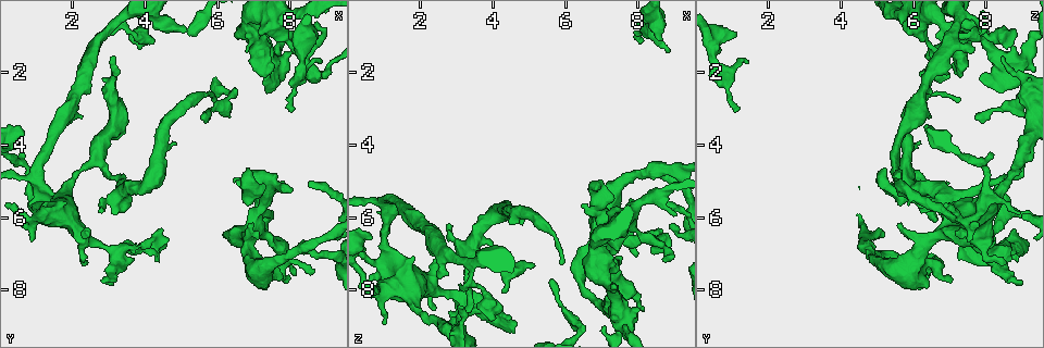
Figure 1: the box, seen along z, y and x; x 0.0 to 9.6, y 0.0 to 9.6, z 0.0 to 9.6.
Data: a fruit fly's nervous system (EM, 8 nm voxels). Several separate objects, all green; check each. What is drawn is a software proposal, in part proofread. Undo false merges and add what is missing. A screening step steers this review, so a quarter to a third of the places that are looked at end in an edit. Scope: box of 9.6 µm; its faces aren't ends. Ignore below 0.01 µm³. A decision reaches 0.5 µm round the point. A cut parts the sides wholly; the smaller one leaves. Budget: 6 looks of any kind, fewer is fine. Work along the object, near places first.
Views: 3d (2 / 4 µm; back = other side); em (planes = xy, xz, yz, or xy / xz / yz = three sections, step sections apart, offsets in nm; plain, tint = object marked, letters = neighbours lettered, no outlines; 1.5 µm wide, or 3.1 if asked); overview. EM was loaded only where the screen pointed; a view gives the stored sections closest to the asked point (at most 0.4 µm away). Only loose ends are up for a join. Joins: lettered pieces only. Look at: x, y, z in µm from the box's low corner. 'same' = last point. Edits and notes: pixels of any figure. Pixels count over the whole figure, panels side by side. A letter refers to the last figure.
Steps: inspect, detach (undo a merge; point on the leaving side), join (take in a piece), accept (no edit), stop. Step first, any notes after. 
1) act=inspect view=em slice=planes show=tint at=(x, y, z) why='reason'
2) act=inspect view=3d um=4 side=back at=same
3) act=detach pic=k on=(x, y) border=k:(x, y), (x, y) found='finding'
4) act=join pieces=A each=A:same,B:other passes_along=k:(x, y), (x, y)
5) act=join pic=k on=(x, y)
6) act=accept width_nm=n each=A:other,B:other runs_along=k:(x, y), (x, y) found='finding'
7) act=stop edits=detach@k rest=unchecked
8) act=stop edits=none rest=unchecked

act=inspect view=em slice=planes show=plain at=(8.05, 3.05, 1.20)

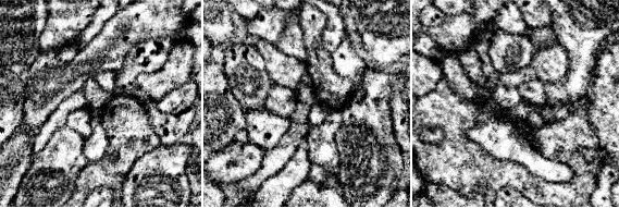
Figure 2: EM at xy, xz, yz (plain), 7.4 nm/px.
act=inspect view=em slice=planes show=letters at=same

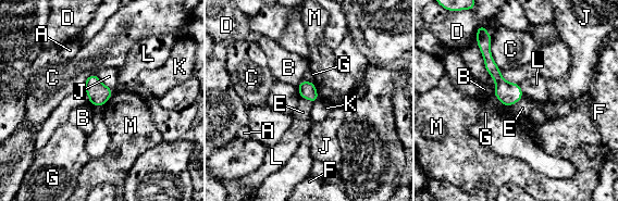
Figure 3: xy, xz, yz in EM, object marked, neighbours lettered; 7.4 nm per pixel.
act=accept each=A:other,B:other,C:other,D:other,E:other,F:other,G:other,J:other,K:other,L:other,M:other runs_along=3:(485, 47), (508, 103) found='no lettered piece goes on from it'

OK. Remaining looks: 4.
act=inspect view=em slice=yz step=4 show=tint at=(6.95, 6.55, 6.10) why='calibre changes'

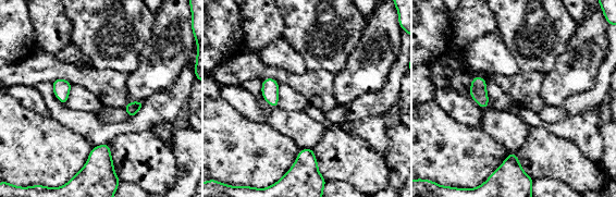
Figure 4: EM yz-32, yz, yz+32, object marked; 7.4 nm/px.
act=inspect view=em slice=planes show=letters at=same why='cut it another way'

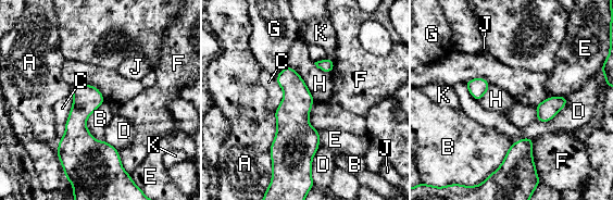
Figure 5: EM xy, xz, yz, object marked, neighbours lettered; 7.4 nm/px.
act=accept width_nm=200 longest_contact=A:420nm each=A:other,B:other,C:other,D:other,E:other,F:other,G:other,H:other,J:other,K:other found='continuous, no second cell'

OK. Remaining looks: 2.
act=inspect view=em slice=planes show=letters at=(7.00, 5.90, 9.00)

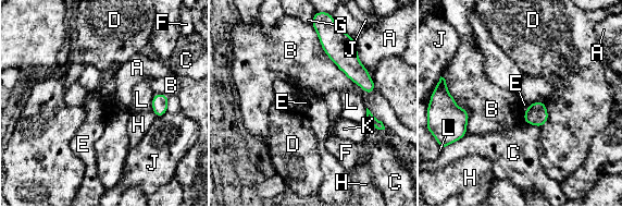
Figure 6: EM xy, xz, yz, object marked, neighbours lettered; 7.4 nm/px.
act=accept width_nm=160 each=A:other,B:other,C:other,D:other,E:other,F:other,G:other,H:other,J:other,K:other,L:other border=6:(532, 102), (523, 116), (526, 123) found='no lettered piece goes on from it'

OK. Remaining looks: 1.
act=stop edits=none rest=unchecked

